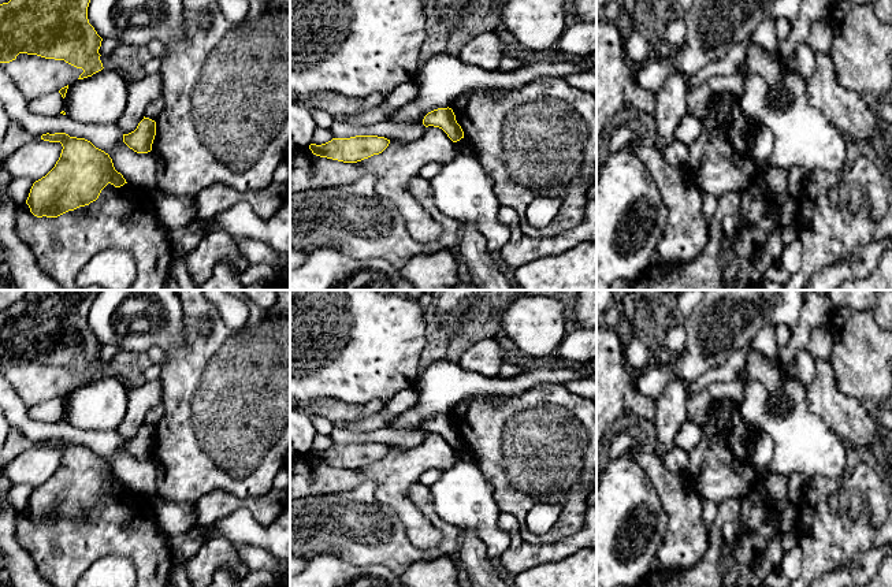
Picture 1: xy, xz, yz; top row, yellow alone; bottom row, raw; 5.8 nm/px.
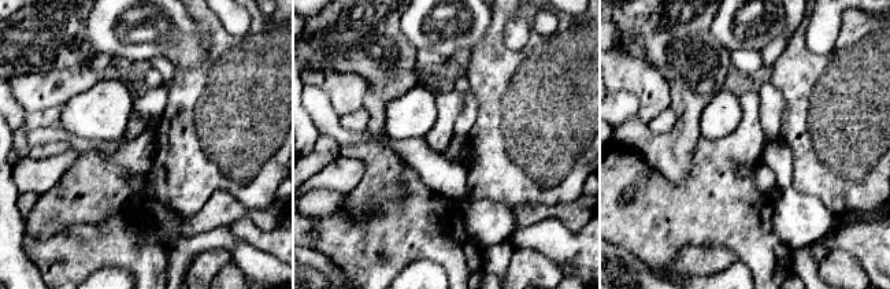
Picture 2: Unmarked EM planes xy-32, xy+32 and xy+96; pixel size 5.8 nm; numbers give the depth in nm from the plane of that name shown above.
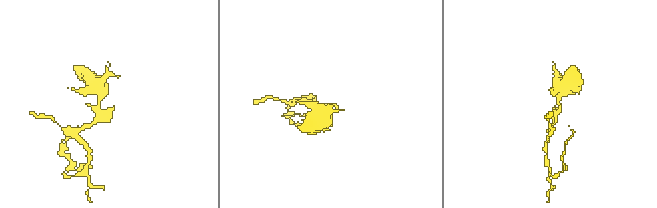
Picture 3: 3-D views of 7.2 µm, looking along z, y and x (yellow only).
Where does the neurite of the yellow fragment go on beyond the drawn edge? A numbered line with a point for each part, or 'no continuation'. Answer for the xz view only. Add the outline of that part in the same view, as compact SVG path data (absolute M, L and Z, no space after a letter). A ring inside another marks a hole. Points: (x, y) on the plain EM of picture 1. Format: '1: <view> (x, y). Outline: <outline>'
no continuation

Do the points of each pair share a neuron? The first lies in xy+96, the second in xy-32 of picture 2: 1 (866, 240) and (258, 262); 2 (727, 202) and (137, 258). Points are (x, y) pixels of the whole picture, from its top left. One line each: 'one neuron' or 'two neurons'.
1: two neurons
2: one neuron

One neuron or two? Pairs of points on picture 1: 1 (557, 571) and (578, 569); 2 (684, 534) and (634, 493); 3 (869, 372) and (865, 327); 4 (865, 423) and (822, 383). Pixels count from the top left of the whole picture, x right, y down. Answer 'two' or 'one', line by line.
1: one
2: two
3: one
4: one

